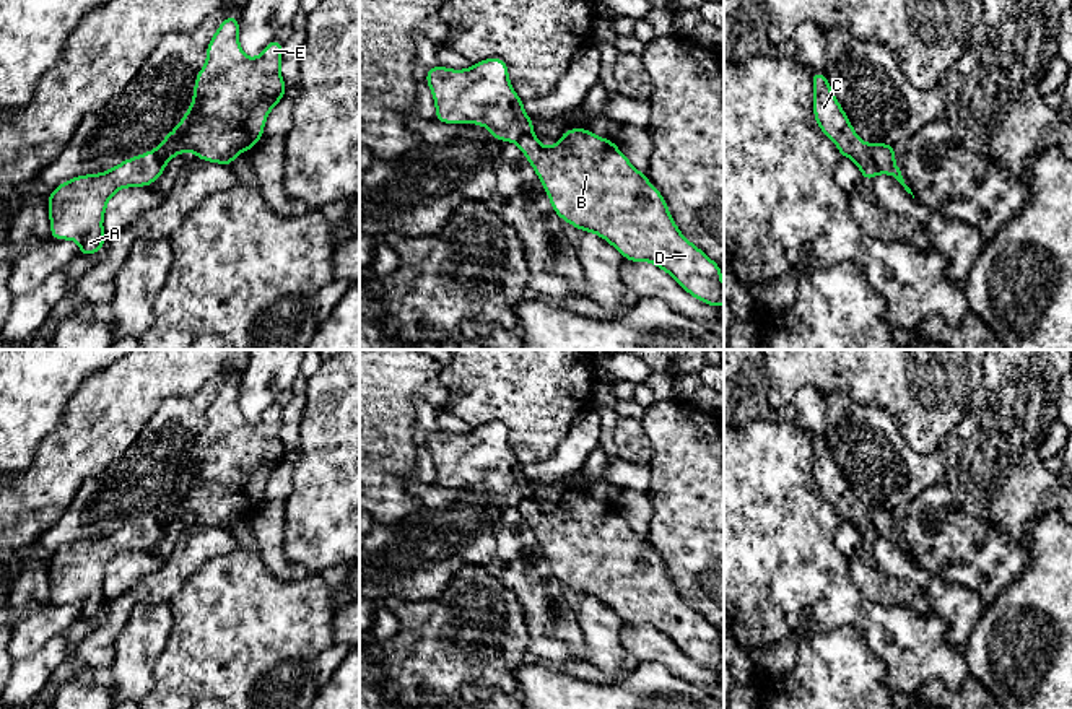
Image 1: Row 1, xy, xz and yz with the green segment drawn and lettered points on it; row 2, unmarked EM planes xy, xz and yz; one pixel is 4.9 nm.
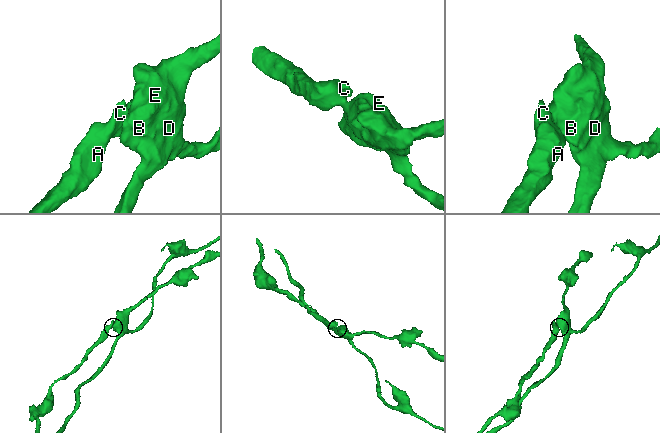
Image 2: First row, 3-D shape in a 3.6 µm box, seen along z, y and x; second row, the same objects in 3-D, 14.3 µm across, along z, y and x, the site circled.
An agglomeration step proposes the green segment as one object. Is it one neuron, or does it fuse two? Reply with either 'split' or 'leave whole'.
split

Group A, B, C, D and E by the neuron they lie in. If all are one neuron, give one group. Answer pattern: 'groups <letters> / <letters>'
groups A C / B D E

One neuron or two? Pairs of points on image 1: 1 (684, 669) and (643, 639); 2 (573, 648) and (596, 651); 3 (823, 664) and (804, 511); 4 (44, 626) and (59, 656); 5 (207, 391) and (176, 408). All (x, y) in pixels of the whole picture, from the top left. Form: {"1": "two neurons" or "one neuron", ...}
{"1": "one neuron", "2": "two neurons", "3": "two neurons", "4": "two neurons", "5": "one neuron"}

